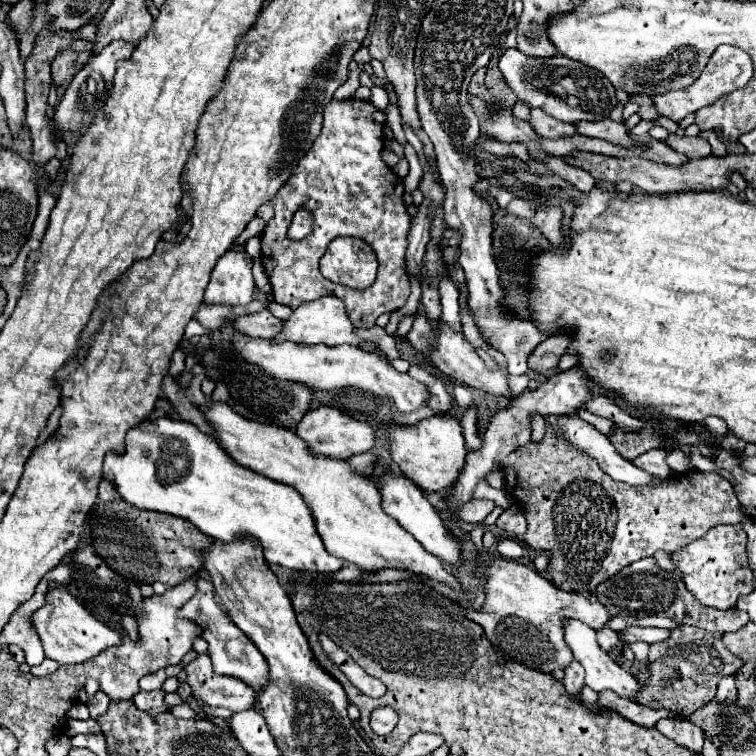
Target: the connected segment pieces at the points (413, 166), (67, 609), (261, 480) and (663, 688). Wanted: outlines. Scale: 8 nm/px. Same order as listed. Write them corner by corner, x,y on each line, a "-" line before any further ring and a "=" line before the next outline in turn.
406,143
403,148
405,158
409,163
409,173
403,179
404,189
405,193
411,193
418,187
423,176
423,169
414,148
409,143
=
64,587
48,589
46,603
38,611
32,613
32,623
34,623
36,633
40,635
46,657
62,665
82,663
98,655
102,649
118,645
122,641
120,635
116,635
110,627
100,623
90,611
86,611
86,607
74,595
70,595
=
160,417
160,419
154,419
154,421
144,421
142,425
130,429
126,437
126,453
108,453
106,455
106,463
104,463
104,479
108,483
112,483
116,487
116,491
122,495
124,501
128,501
130,505
136,505
140,509
150,509
150,511
160,511
160,513
170,513
170,515
176,515
176,517
186,517
190,519
204,535
212,537
212,539
218,539
218,541
224,541
224,543
232,543
232,541
238,541
238,539
244,539
244,537
252,537
254,541
258,541
258,545
262,547
264,551
264,557
268,563
276,563
276,565
282,565
286,569
294,569
294,571
310,571
310,573
334,573
338,571
344,561
338,559
338,557
332,557
326,549
324,549
324,543
320,539
320,535
316,533
316,527
314,527
314,519
312,519
312,513
308,511
306,503
304,503
304,497
290,485
284,485
284,483
278,483
278,481
270,481
268,477
262,477
262,475
256,475
244,467
240,467
238,463
232,463
232,459
222,451
218,449
218,443
212,435
206,435
202,433
196,425
188,423
188,421
174,421
174,419
168,419
168,417
=
690,625
670,629
670,637
664,639
662,643
654,643
650,649
650,651
654,651
654,663
648,665
650,679
646,685
640,685
636,701
650,709
668,709
670,717
676,717
676,719
688,719
696,709
704,707
704,703
710,703
716,695
718,683
724,677
734,675
738,671
738,667
742,665
742,659
738,659
736,655
726,651
720,637
722,635
718,635
718,633
708,633
708,631
702,631
696,627
690,627

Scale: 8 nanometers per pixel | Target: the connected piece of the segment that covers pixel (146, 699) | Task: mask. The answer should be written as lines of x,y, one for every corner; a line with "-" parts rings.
140,691
140,693
134,695
132,701
136,703
138,709
148,711
150,715
158,715
158,713
162,713
162,711
168,711
168,705
164,703
162,695
164,695
164,691
150,691
150,693

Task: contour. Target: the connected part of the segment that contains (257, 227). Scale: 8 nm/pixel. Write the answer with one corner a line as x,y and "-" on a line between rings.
252,219
252,221
246,225
246,229
240,233
240,237
236,239
236,243
246,243
246,239
250,239
250,237
262,235
264,229
266,229
266,221
262,221
262,219

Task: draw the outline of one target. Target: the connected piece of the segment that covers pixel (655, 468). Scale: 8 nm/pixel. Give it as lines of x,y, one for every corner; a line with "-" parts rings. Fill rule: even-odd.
666,449
646,451
642,457
638,457
638,459
634,461
634,465
640,467
640,469
644,469
644,471
648,471
648,473
654,475
654,477
666,479
666,477
670,477
670,473
672,473
672,469
670,469
668,463
666,463
666,455
668,455

